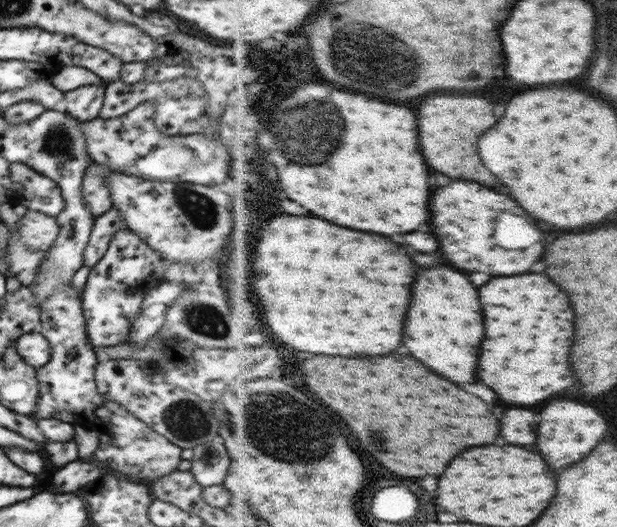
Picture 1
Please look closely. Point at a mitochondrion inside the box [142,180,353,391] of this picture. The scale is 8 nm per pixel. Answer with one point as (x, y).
(202, 211)

